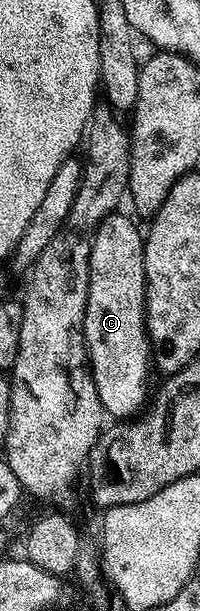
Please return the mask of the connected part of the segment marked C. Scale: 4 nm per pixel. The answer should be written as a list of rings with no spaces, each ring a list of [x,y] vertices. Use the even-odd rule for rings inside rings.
[[[123,213],[108,216],[95,233],[89,256],[89,296],[83,325],[91,379],[95,382],[104,415],[111,417],[112,414],[115,420],[134,419],[138,415],[135,413],[148,405],[147,377],[151,366],[153,370],[143,263],[145,234]]]

